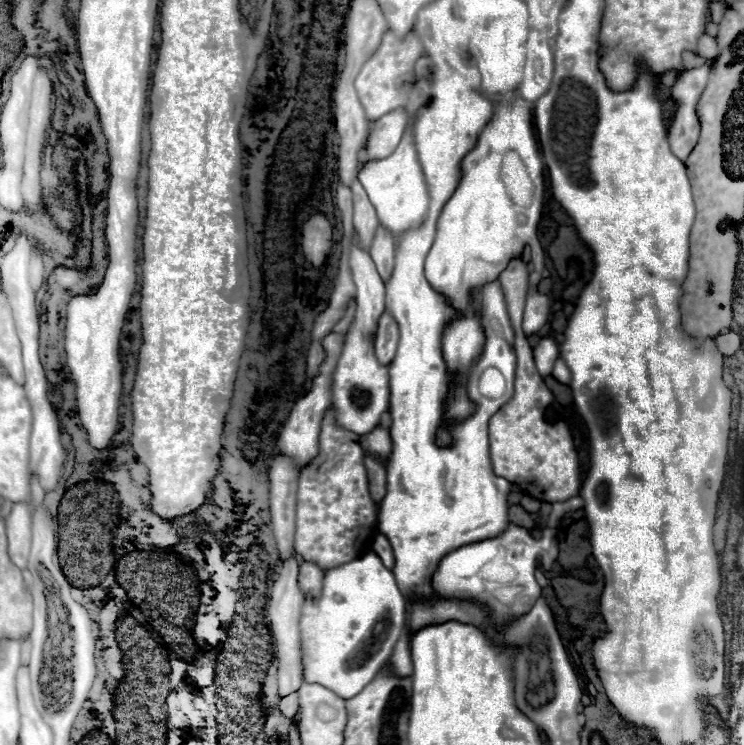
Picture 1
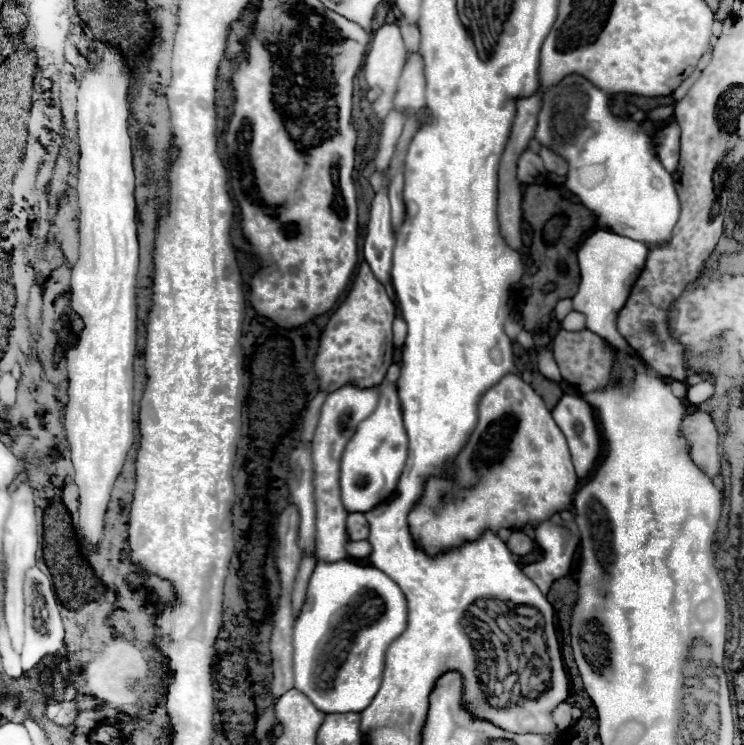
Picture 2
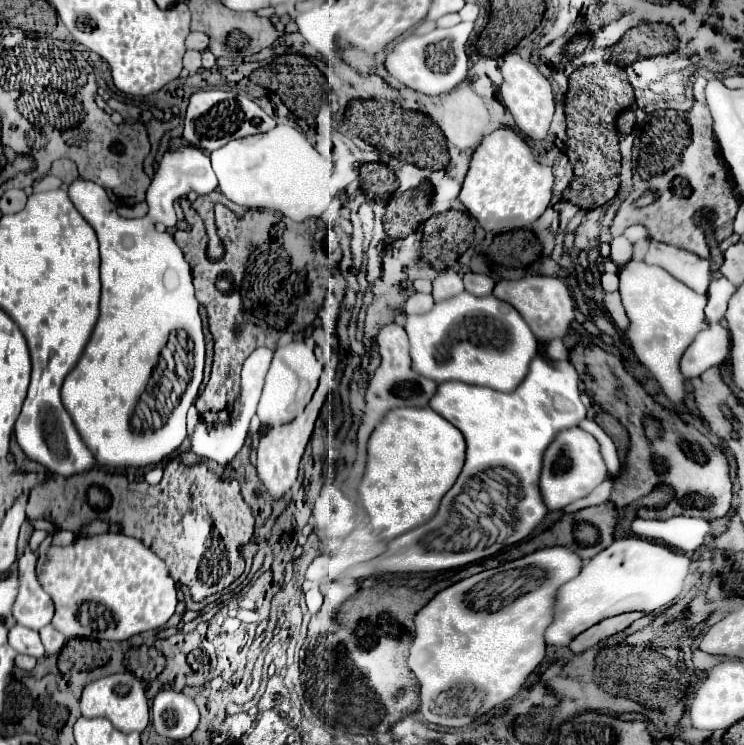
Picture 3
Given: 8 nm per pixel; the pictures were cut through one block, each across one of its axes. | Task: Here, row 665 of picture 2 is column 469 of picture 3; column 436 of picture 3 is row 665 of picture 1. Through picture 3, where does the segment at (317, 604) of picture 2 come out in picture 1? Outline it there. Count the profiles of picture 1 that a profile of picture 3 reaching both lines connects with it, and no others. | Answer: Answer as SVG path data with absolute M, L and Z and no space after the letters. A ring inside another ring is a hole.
M368 550L362 558L326 572L322 596L302 604L302 664L304 678L348 700L360 694L390 658L406 620L404 596L394 574Z

